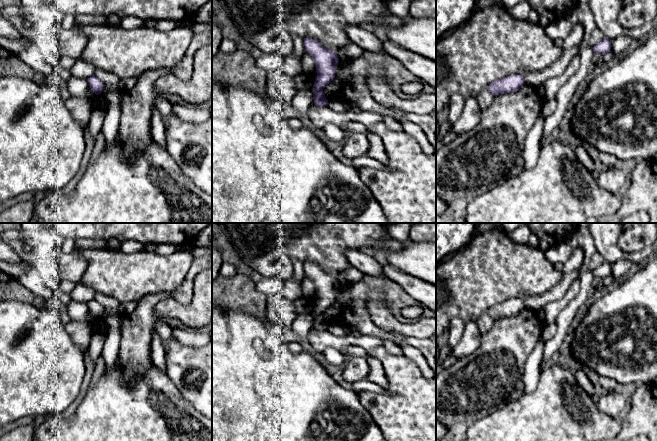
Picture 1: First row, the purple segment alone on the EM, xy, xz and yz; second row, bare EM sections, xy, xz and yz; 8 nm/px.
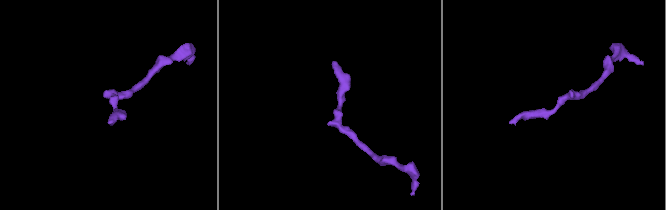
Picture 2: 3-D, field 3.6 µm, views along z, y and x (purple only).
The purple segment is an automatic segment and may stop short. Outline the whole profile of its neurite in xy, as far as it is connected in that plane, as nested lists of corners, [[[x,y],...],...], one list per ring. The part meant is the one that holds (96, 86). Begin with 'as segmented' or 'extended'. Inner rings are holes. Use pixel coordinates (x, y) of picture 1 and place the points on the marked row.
as segmented | [[[95,74],[90,76],[87,79],[87,81],[88,81],[89,88],[93,93],[95,93],[96,95],[102,93],[105,85],[99,80],[99,78]]]

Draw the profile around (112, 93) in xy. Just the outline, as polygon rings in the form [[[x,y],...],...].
[[[106,85],[102,94],[108,103],[108,110],[102,125],[102,133],[104,135],[105,149],[110,149],[117,143],[116,136],[119,129],[122,94],[118,85]]]

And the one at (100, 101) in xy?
[[[99,94],[97,95],[96,98],[94,99],[91,99],[92,101],[92,109],[95,108],[95,107],[101,107],[104,111],[107,112],[108,110],[108,103],[105,99],[105,97],[103,96],[103,94]]]

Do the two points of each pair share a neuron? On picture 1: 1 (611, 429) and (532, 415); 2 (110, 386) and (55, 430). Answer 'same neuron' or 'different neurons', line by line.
1: same neuron
2: same neuron

